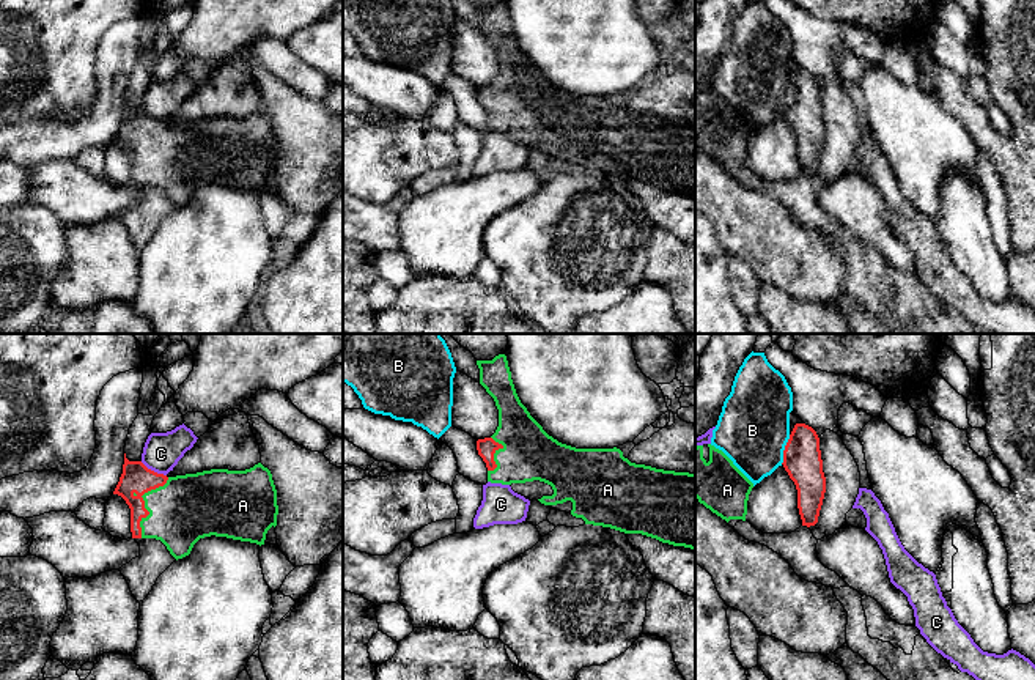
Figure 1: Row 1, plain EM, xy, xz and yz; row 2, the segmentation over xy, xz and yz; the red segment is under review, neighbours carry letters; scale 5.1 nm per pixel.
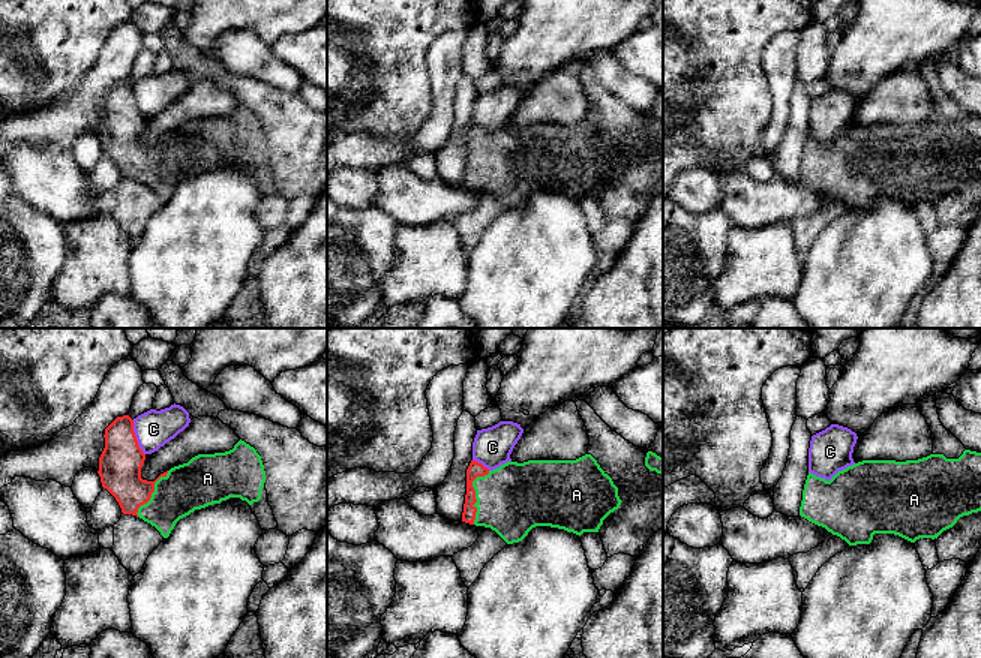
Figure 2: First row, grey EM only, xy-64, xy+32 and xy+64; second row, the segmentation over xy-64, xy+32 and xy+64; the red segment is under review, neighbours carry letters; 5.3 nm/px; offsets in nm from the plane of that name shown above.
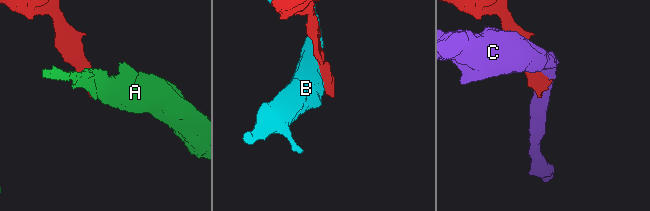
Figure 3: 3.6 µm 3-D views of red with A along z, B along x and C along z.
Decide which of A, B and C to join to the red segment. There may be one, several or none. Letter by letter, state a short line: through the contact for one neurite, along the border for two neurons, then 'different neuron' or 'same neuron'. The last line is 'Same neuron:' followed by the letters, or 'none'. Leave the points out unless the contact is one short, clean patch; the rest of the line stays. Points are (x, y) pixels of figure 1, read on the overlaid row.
A: xy (136, 477), (142, 488), (143, 502), (189, 507) | same neuron
B: different neuron
C: xy (140, 461), (165, 476) | different neuron
Same neuron: A

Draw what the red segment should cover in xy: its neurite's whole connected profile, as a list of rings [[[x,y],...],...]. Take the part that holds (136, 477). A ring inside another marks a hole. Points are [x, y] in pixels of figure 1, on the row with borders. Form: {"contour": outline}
{"contour": [[[124,453],[123,474],[113,491],[131,508],[132,538],[160,540],[178,560],[190,554],[193,545],[204,537],[227,537],[241,541],[264,545],[267,530],[277,526],[277,490],[272,474],[261,463],[245,471],[211,469],[197,474],[167,477],[148,469],[142,461],[129,461]]]}

